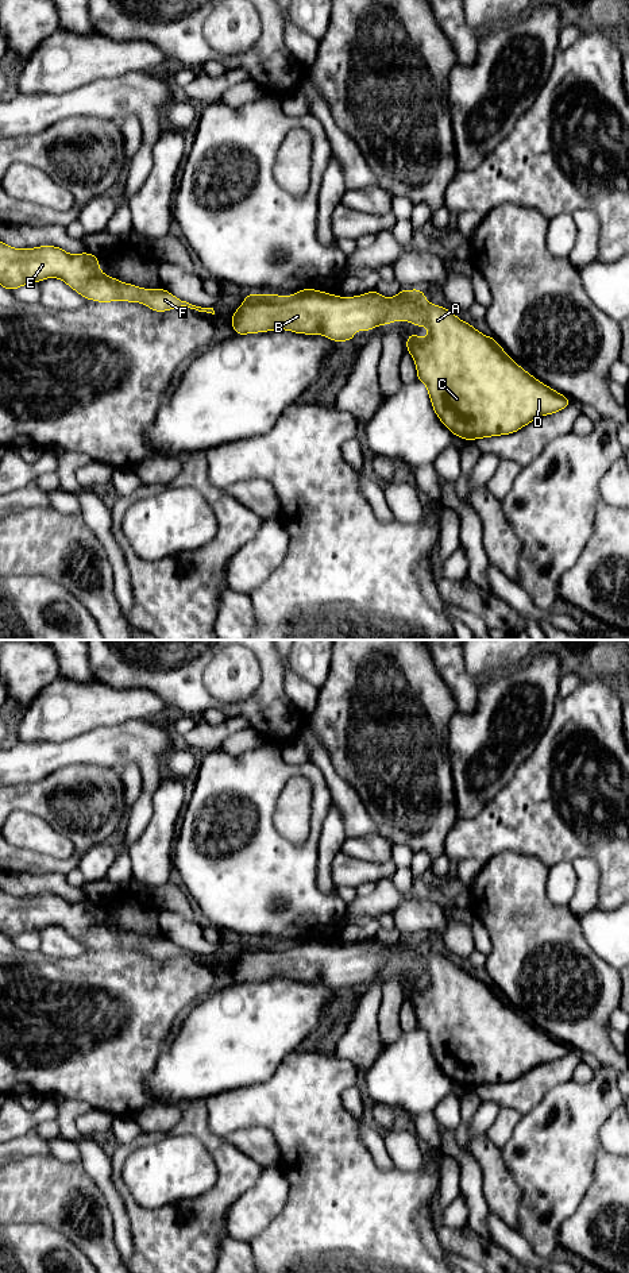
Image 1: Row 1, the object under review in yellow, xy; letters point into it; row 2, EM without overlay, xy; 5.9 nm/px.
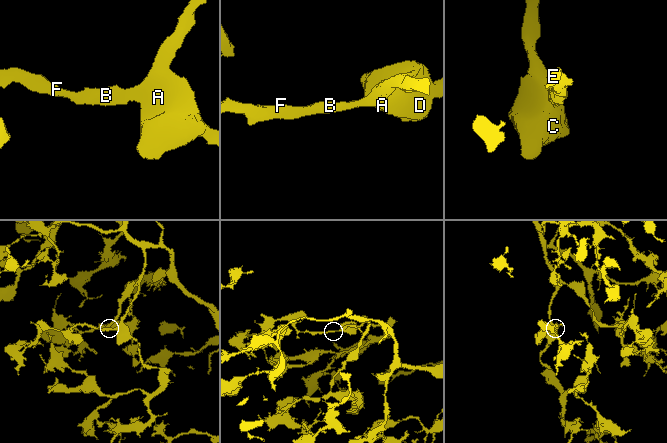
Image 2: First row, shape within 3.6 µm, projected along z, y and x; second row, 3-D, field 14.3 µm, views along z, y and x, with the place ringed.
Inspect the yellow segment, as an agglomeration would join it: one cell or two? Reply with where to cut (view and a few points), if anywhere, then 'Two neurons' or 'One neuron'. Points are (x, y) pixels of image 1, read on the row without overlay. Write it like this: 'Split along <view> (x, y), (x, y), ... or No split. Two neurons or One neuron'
No split. One neuron

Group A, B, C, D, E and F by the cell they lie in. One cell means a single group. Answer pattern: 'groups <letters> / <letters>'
groups A B C D E F

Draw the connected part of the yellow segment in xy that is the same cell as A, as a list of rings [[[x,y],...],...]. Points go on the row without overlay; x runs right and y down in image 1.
[[[309,936],[285,945],[244,941],[244,950],[232,963],[231,973],[236,983],[288,977],[305,983],[321,981],[332,990],[346,990],[355,985],[356,977],[371,979],[398,968],[410,969],[417,976],[429,976],[429,983],[424,987],[418,987],[416,979],[408,984],[406,999],[414,1007],[417,1027],[427,1034],[435,1061],[455,1084],[470,1089],[510,1083],[571,1052],[566,1044],[520,1015],[494,985],[481,981],[449,957],[429,952],[421,937],[402,937],[391,946],[377,938],[355,945],[339,945]]]

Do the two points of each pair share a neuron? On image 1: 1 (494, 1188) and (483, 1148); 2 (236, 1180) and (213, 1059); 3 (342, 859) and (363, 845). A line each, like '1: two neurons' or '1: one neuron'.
1: one neuron
2: two neurons
3: two neurons

